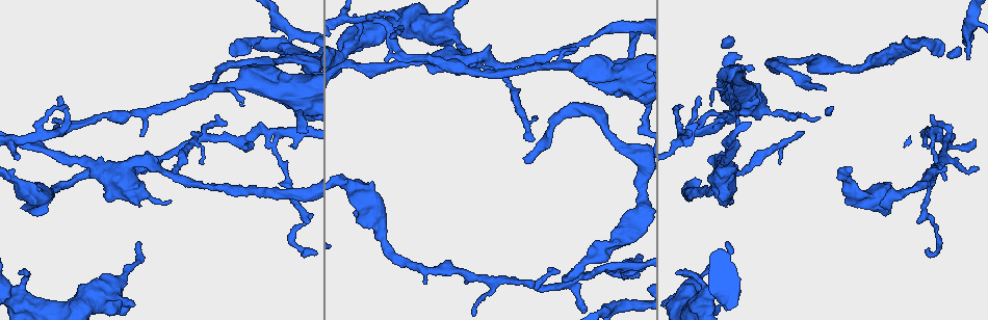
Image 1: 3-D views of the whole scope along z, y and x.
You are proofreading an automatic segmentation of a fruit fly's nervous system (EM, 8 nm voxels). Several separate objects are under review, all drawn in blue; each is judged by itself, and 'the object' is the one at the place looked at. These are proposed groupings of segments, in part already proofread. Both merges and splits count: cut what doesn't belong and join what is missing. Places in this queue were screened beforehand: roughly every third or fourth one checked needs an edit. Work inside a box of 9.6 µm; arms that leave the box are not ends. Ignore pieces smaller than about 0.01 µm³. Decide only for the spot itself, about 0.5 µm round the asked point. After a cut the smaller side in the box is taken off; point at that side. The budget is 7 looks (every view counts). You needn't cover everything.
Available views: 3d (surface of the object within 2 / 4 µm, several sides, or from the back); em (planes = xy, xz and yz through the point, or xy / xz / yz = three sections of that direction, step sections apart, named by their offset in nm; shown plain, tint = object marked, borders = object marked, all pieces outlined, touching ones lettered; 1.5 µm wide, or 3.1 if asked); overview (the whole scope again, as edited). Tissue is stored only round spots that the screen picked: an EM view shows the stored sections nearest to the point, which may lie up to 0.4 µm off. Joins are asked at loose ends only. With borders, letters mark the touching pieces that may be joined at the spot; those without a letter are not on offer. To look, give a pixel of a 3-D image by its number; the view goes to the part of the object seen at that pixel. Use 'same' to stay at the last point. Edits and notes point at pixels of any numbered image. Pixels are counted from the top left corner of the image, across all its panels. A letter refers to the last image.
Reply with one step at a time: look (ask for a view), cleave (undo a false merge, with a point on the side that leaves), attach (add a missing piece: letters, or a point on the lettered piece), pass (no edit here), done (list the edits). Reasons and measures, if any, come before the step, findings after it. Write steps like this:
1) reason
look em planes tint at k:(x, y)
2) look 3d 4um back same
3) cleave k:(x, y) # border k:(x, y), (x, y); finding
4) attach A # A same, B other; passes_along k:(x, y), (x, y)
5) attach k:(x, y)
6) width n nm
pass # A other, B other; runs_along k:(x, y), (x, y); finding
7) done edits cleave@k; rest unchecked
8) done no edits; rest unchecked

free end
look 3d 2um at 1:(525, 161)

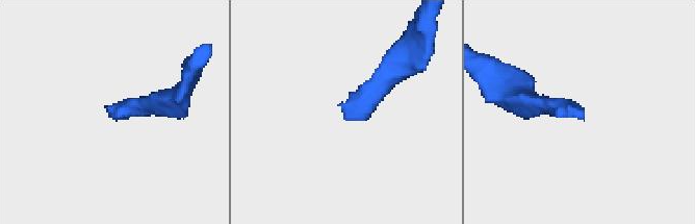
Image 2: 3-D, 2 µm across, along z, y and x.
look em planes borders at 2:(343, 115)

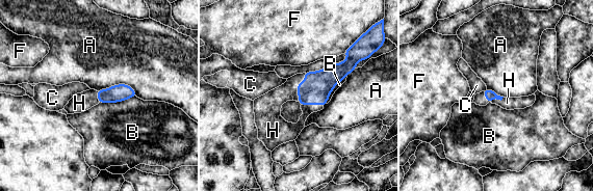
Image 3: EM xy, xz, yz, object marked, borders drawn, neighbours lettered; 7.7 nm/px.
attach H # A other, B other, C other, F other, H same; passes_along 3:(315, 89), (297, 87), (269, 105); it goes on there

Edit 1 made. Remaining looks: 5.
three-way junction
look 3d 4um at 1:(163, 170)

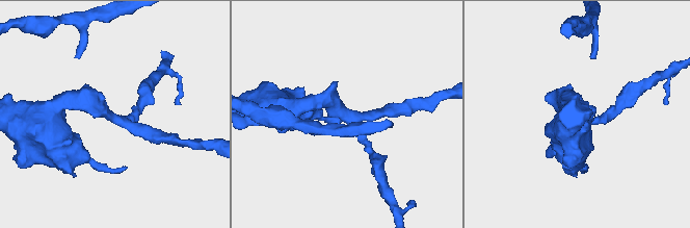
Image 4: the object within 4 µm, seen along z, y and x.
arms 3; arm_widths 160, 200, 280 nm
look em planes borders at 4:(116, 118)

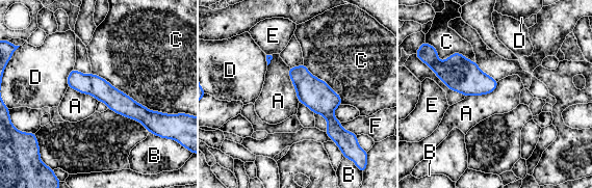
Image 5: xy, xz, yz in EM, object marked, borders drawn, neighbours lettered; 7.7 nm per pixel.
pass # A other, B other, C other, D other, E other, F other; runs_along 5:(71, 76), (150, 119), (177, 116); one cell here

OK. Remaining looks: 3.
thick turns thin
look 3d 2um at 1:(847, 180)

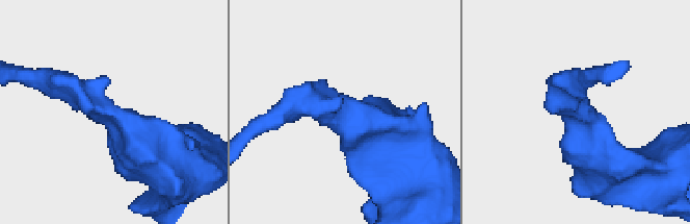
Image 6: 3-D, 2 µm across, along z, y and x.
look em planes borders at 6:(108, 110)

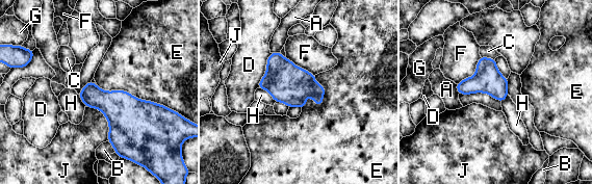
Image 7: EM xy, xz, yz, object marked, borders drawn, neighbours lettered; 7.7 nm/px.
width 60 nm; longest_contact E 600 nm
pass # A other, B other, C other, D other, E other, F other, G other, H other, J other; continuous, no second cell

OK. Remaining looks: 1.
done edits attach@3; rest unchecked

